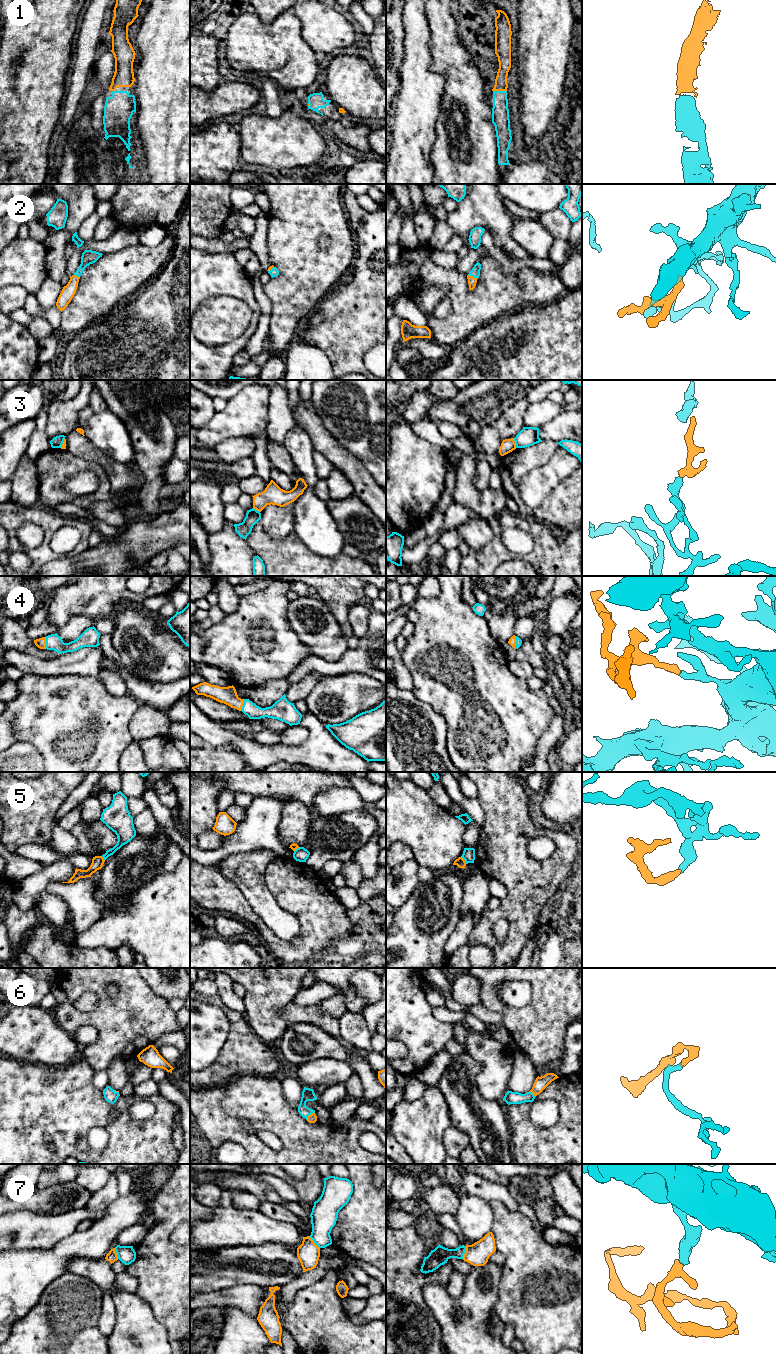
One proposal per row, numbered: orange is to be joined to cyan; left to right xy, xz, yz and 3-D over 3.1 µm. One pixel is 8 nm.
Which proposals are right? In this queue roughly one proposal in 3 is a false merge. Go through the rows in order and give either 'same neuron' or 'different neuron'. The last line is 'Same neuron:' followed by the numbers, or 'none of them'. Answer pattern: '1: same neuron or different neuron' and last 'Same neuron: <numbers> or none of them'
1: same neuron
2: same neuron
3: different neuron
4: same neuron
5: different neuron
6: same neuron
7: different neuron
Same neuron: 1, 2, 4, 6

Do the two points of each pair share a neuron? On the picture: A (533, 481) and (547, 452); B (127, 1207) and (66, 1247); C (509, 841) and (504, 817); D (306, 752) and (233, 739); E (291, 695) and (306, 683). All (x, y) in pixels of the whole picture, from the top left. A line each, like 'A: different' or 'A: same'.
A: different
B: same
C: same
D: same
E: same

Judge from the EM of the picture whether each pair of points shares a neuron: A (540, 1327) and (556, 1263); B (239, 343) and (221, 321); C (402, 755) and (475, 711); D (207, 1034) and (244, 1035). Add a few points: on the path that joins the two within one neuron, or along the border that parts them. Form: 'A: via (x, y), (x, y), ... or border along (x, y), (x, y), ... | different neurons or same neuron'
A: via (520, 1306), (522, 1278), (535, 1271) | same neuron
B: border along (250, 320), (249, 326), (238, 337), (213, 347) | different neurons
C: border along (433, 709), (445, 720), (448, 751) | different neurons
D: border along (224, 1012), (229, 1023), (229, 1032), (217, 1056) | different neurons

